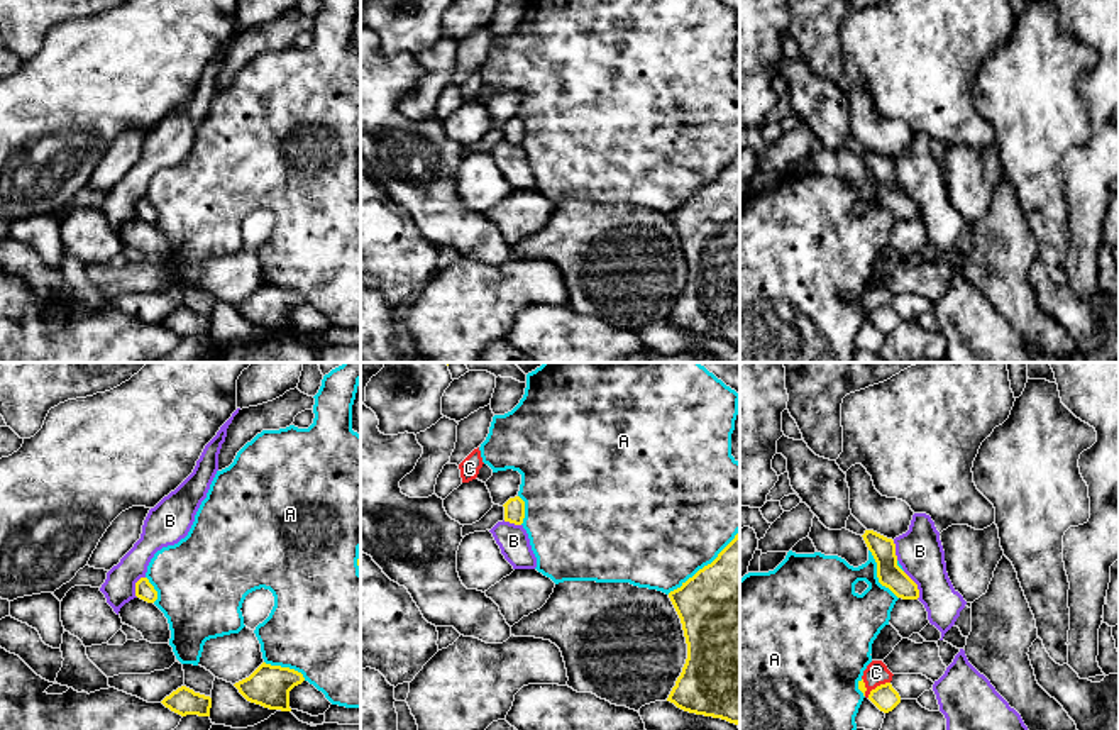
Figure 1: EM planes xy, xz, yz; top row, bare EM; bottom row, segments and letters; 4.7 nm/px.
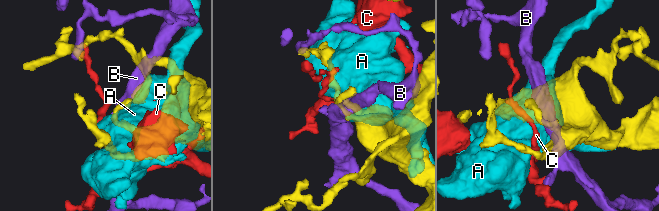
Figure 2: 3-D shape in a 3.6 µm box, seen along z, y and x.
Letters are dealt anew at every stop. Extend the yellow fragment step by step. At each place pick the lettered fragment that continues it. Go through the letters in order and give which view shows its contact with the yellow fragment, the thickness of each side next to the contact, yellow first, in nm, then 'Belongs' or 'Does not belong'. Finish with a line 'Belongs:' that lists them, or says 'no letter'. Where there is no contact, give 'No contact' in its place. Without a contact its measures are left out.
A: Touches yellow in xz. Thickness 500 nm (yellow) against 500 nm. Does not belong
B: Touches yellow in yz. Thickness 120 nm (yellow) against 220 nm. Does not belong
C: Touches yellow in yz. Thickness 120 nm (yellow) against 110 nm. Does not belong
Belongs: no letter

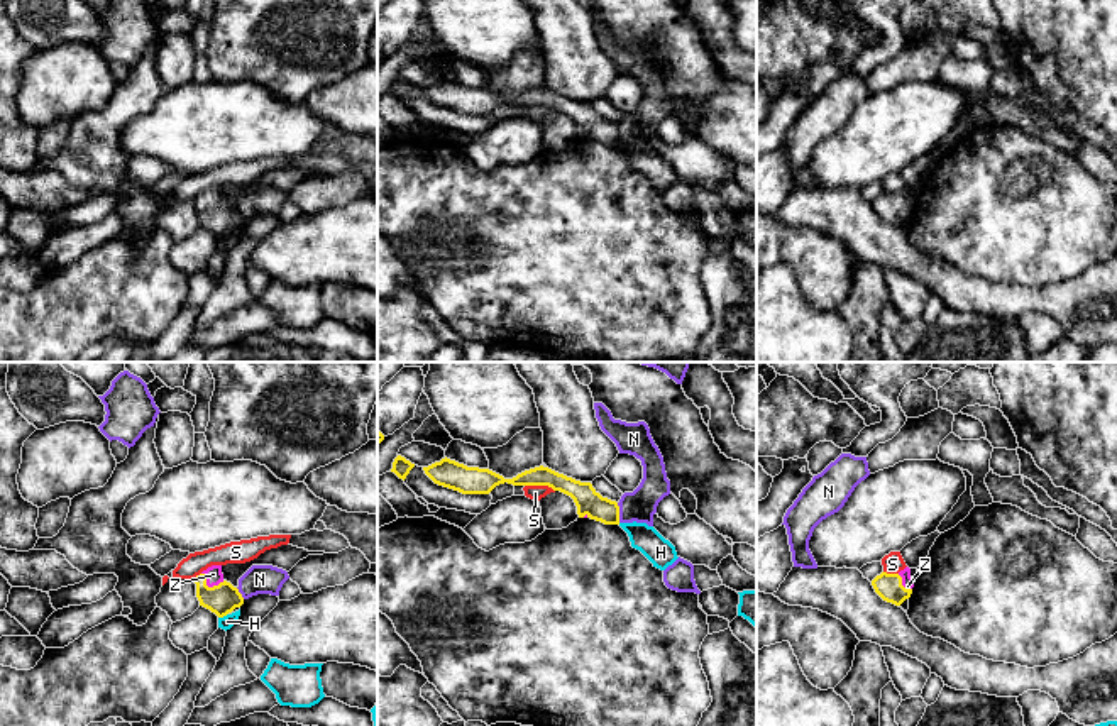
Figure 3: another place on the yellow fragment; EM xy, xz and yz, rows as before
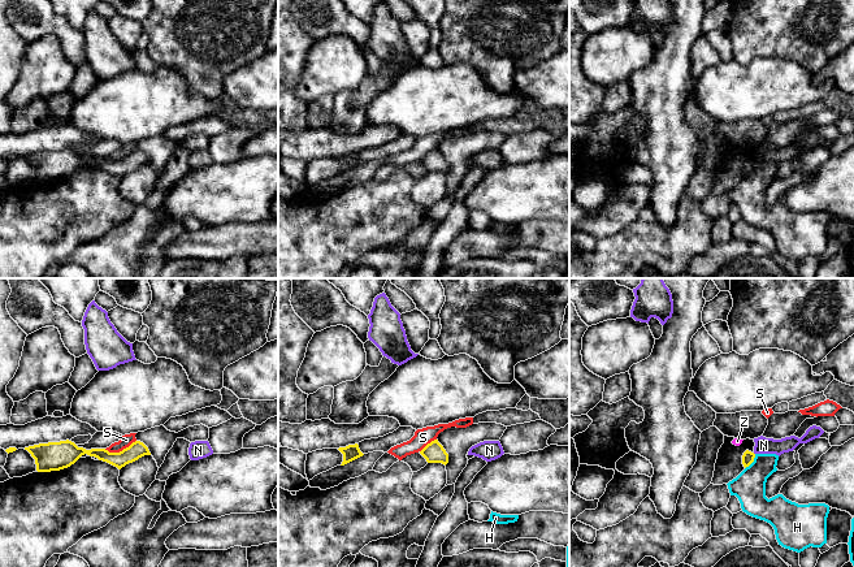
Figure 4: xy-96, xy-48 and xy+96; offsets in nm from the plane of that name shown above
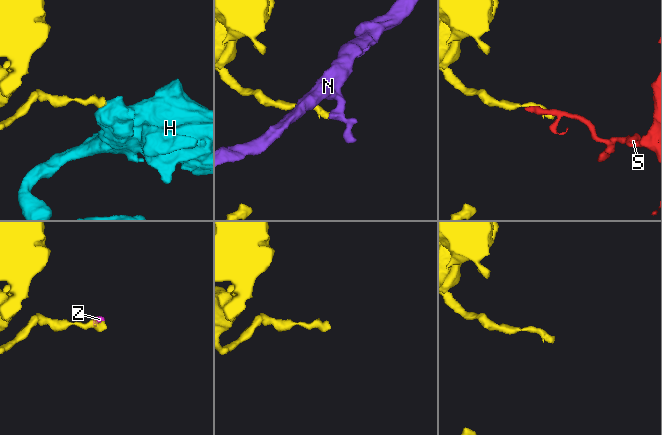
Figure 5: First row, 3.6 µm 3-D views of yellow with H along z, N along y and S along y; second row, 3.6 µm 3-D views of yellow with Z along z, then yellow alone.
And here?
H: Touches yellow in xy. Thickness 140 nm (yellow) against 70 nm. Does not belong
N: Touches yellow in xz. Thickness 120 nm (yellow) against 150 nm. Does not belong
S: Touches yellow in xz. Thickness 120 nm (yellow) against 70 nm. Does not belong
Z: Touches yellow in xy. Thickness 140 nm (yellow) against 80 nm. Belongs
Belongs: Z

